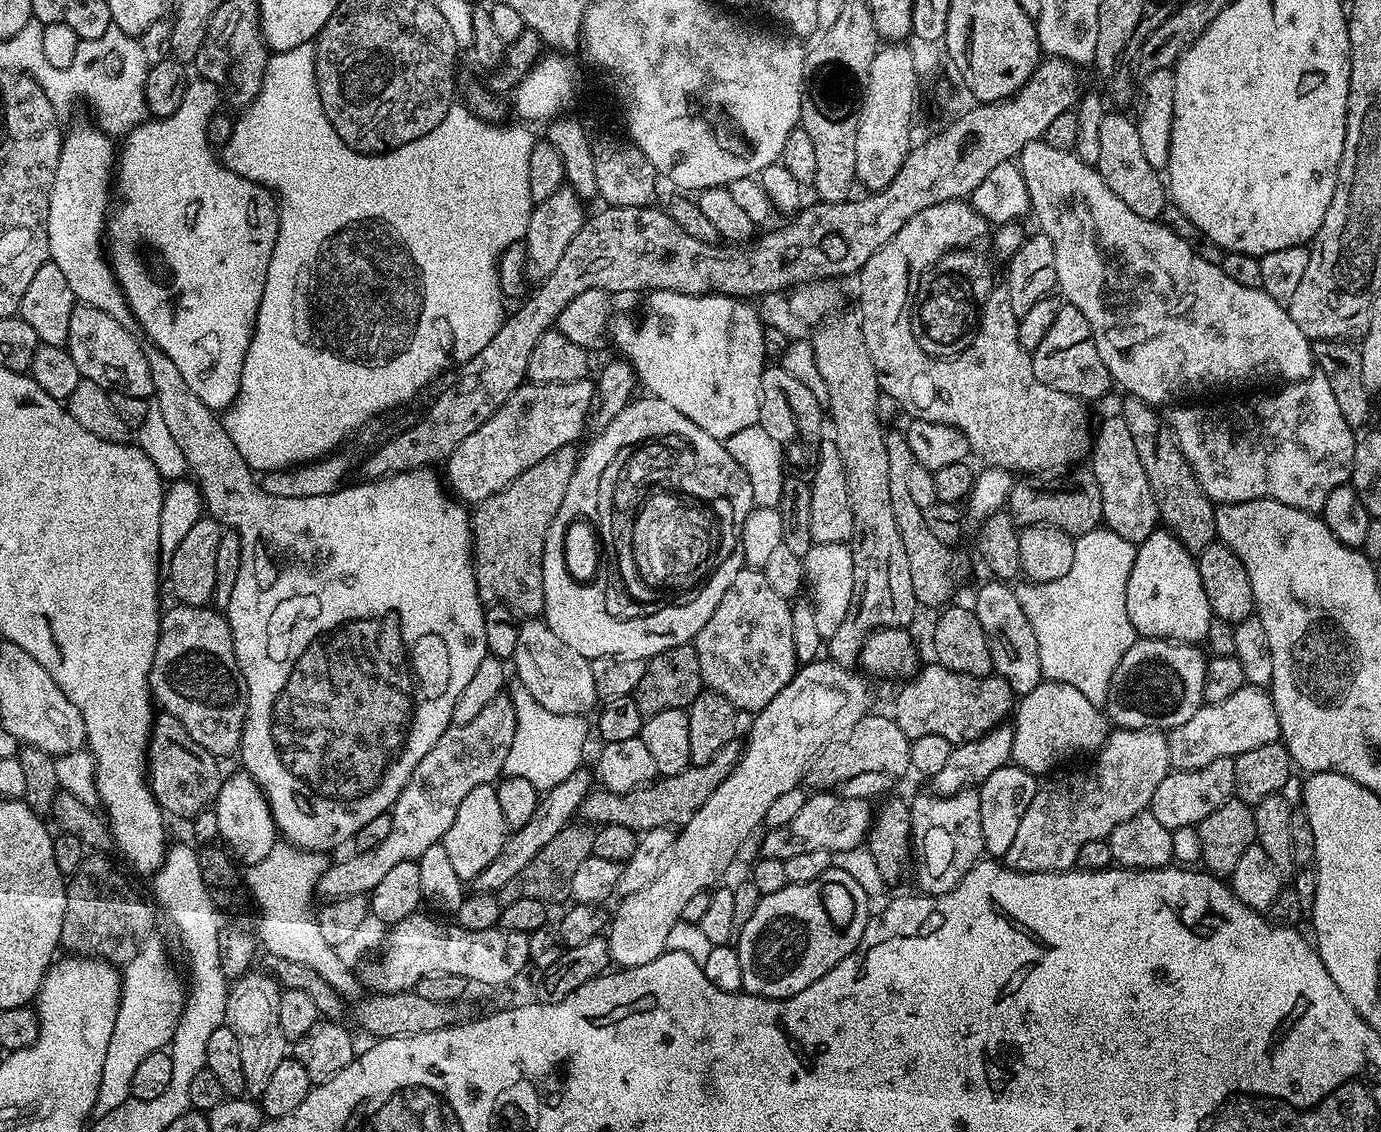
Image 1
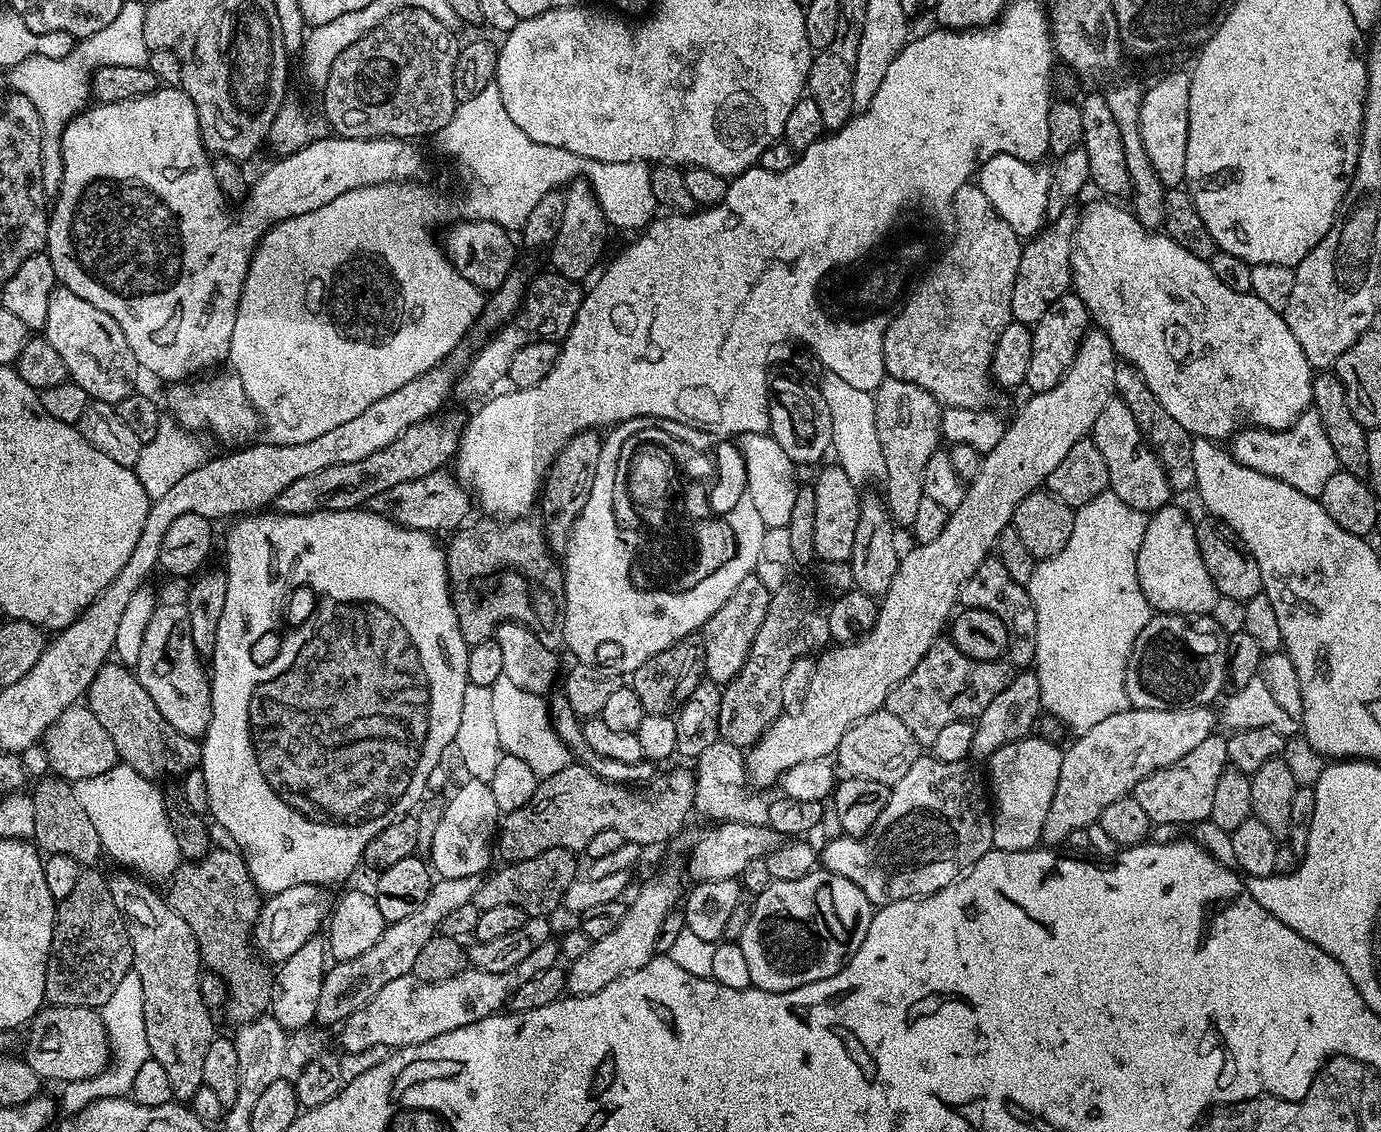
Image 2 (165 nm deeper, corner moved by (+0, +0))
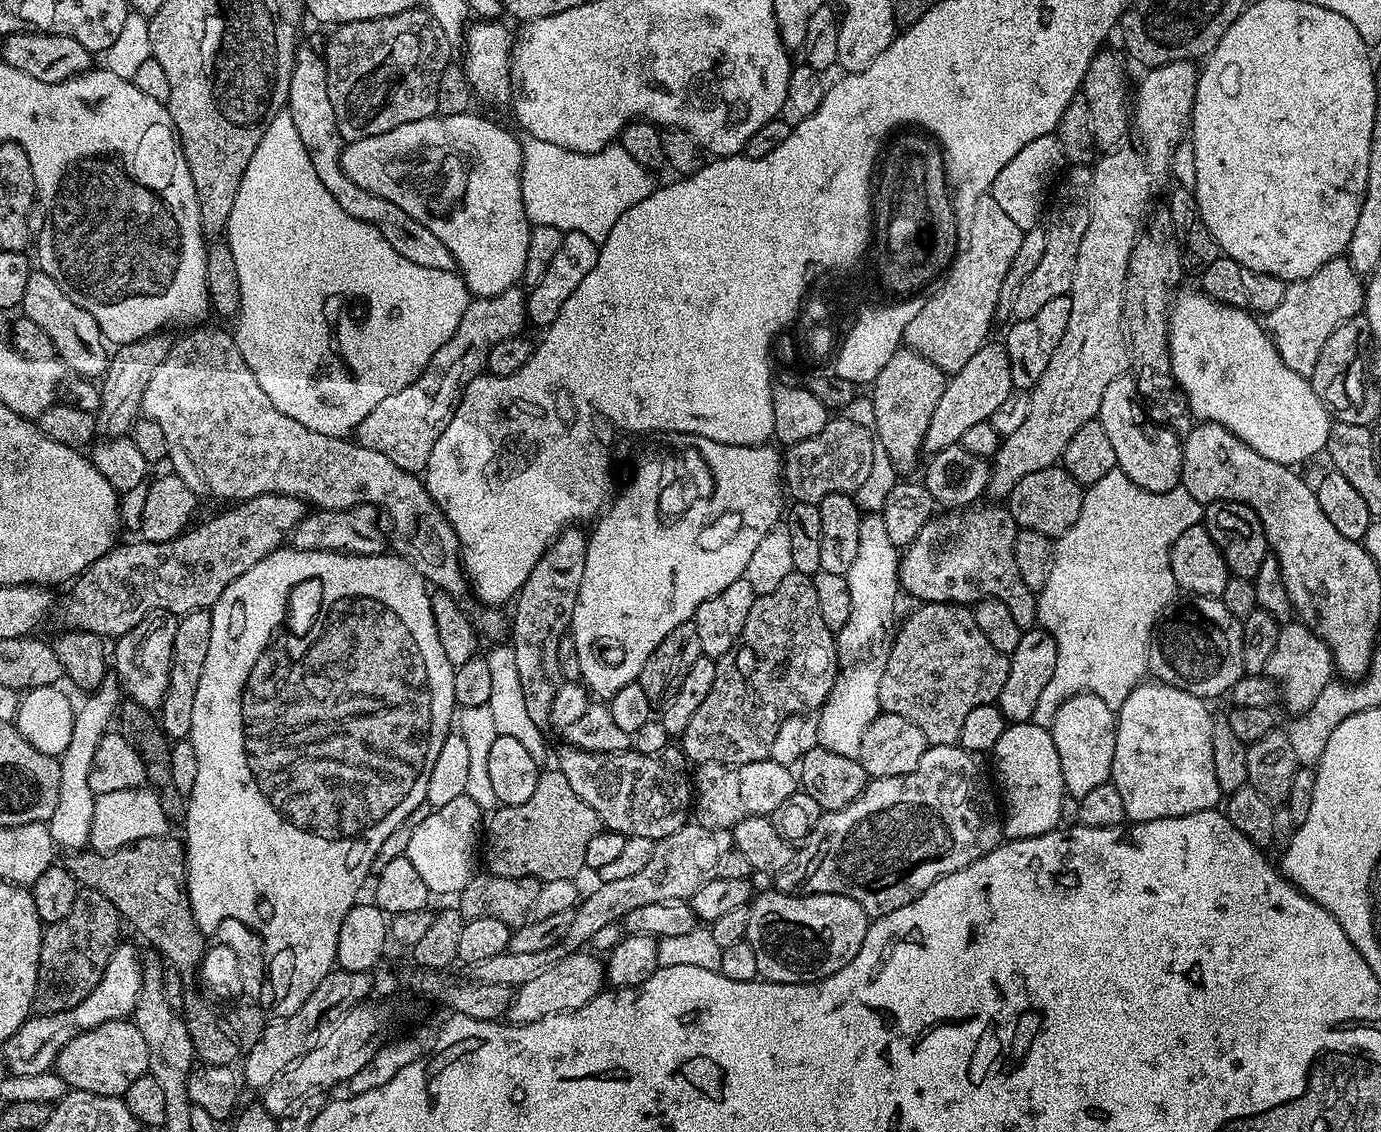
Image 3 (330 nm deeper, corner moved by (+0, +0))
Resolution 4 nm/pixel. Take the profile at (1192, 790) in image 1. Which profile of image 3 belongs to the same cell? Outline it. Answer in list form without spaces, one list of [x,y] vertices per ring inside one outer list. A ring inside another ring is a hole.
[[[1155,678],[1145,679],[1137,684],[1134,690],[1118,706],[1115,713],[1116,718],[1116,741],[1114,742],[1114,758],[1112,764],[1112,774],[1110,782],[1118,790],[1118,795],[1122,798],[1122,806],[1126,806],[1128,820],[1137,824],[1145,824],[1151,820],[1161,820],[1162,818],[1178,818],[1186,814],[1198,814],[1199,812],[1210,812],[1217,807],[1216,804],[1222,800],[1222,793],[1218,786],[1218,778],[1214,778],[1214,742],[1212,741],[1212,725],[1214,716],[1208,713],[1208,708],[1201,697],[1194,694],[1186,694],[1184,690],[1178,690],[1169,684],[1161,684]]]

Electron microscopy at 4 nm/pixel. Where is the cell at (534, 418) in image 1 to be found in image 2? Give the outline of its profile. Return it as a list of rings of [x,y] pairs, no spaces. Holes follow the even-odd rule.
[[[441,470],[426,474],[414,482],[398,482],[398,486],[382,490],[382,494],[374,494],[374,498],[368,500],[366,508],[367,511],[376,512],[379,516],[387,516],[403,528],[441,534],[440,532],[451,533],[459,529],[469,519],[468,511],[474,508],[474,500],[468,489],[451,471]]]

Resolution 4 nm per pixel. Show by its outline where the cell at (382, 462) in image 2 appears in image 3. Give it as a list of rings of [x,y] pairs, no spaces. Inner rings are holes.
[[[263,492],[225,508],[228,508],[225,512],[189,527],[187,532],[175,536],[170,542],[159,544],[140,538],[137,544],[117,543],[116,547],[75,577],[68,596],[57,599],[53,622],[55,620],[59,627],[69,631],[90,632],[106,640],[116,640],[132,632],[134,626],[152,612],[170,612],[181,616],[211,609],[218,598],[222,598],[230,582],[246,574],[250,566],[281,547],[291,537],[294,526],[298,526],[306,515],[305,501],[277,492]]]

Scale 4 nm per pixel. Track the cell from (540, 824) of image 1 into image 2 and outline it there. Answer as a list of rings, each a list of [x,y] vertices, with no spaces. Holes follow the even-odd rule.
[[[480,876],[433,879],[430,894],[426,894],[422,906],[418,906],[418,910],[414,910],[410,918],[391,921],[385,927],[382,938],[378,938],[378,942],[374,942],[374,946],[370,946],[366,954],[333,963],[324,973],[322,994],[318,994],[315,1023],[339,1025],[350,1014],[364,1007],[369,998],[378,994],[382,986],[386,986],[386,982],[394,982],[394,978],[409,975],[422,946],[426,946],[426,942],[430,942],[430,938],[439,933],[442,918],[446,918],[446,914],[453,910],[471,904],[474,894],[478,894],[481,881]]]

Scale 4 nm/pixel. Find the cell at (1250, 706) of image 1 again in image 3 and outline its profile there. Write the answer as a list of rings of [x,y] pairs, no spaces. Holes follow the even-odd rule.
[[[1289,622],[1280,629],[1278,643],[1270,653],[1270,662],[1264,667],[1267,679],[1278,689],[1278,696],[1284,699],[1293,717],[1301,716],[1314,704],[1318,694],[1333,683],[1334,665],[1330,650],[1305,624]]]

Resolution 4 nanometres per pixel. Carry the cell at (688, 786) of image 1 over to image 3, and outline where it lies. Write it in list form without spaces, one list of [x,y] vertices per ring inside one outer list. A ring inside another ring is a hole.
[[[559,770],[541,771],[538,778],[538,786],[534,786],[534,794],[526,798],[518,806],[509,804],[497,807],[487,817],[486,831],[482,836],[482,860],[488,863],[487,871],[494,876],[502,878],[534,878],[541,882],[546,880],[576,880],[579,872],[585,871],[584,863],[586,862],[586,845],[590,843],[590,838],[601,831],[602,825],[600,819],[570,790],[570,782]]]

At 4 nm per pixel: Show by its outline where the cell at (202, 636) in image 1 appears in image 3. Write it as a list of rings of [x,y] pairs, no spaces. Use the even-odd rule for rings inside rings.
[[[152,612],[142,618],[141,622],[134,626],[132,632],[126,633],[115,641],[116,663],[114,663],[114,669],[120,679],[120,684],[130,699],[141,704],[143,708],[159,709],[162,698],[166,694],[166,686],[170,682],[170,662],[174,650],[174,630],[177,619],[178,616],[174,613]]]

